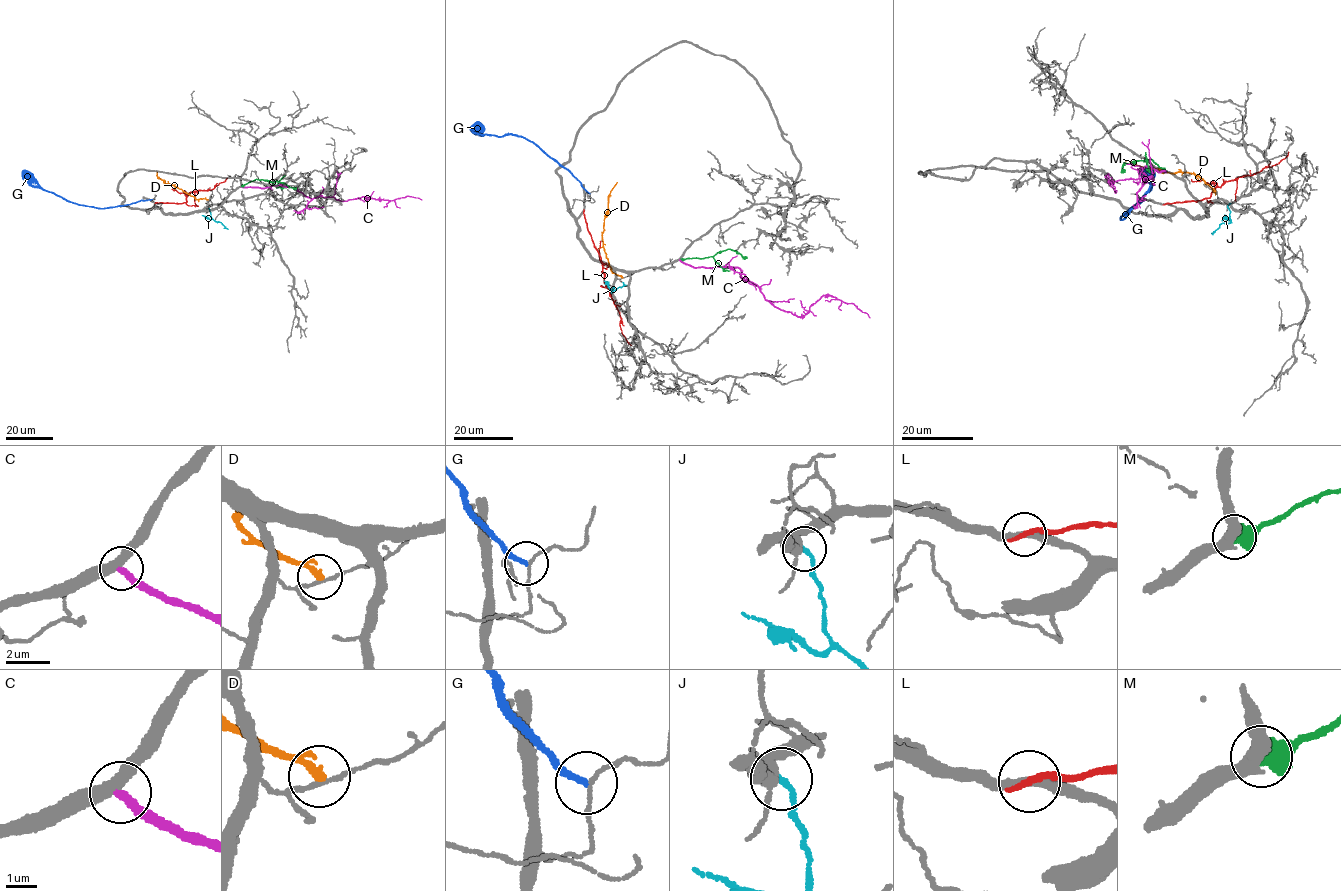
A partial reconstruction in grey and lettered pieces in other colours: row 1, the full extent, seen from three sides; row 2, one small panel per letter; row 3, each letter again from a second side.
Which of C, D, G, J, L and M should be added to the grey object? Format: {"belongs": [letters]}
{"belongs": ["C"]}

